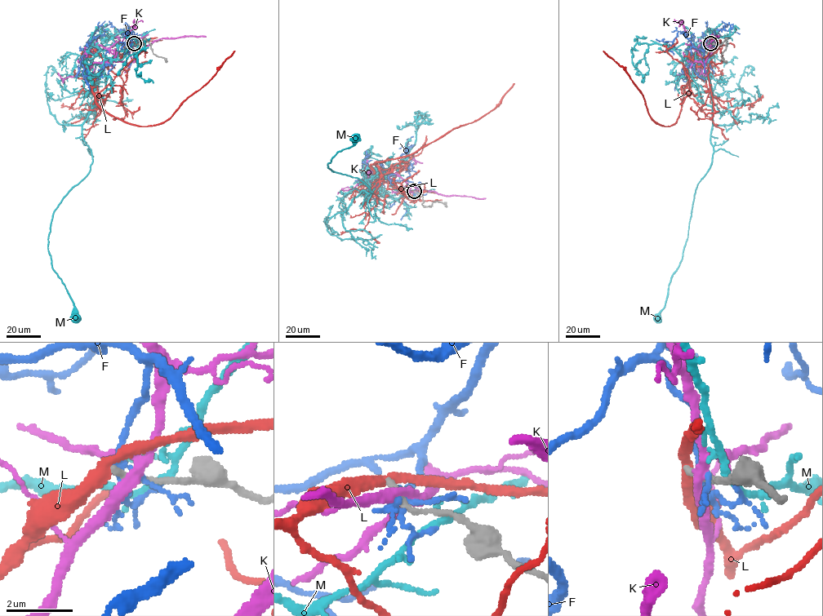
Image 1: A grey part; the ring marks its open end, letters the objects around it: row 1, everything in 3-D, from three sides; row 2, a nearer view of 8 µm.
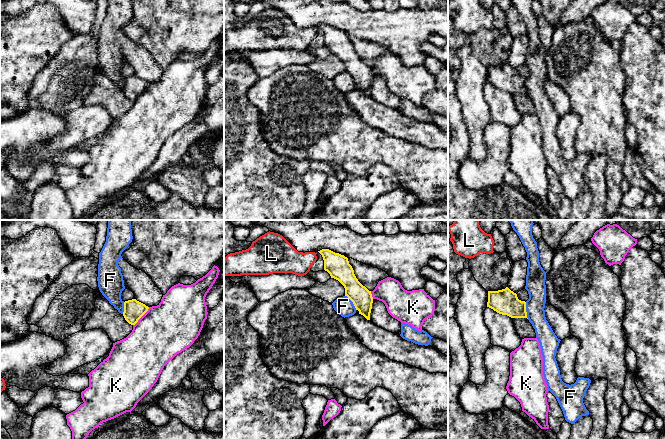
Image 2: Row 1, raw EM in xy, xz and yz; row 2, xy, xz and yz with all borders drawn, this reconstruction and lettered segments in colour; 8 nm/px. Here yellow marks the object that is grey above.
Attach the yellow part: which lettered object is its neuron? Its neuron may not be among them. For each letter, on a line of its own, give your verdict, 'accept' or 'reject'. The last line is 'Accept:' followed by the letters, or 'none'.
F: reject
K: reject
L: reject
M: reject
Accept: none

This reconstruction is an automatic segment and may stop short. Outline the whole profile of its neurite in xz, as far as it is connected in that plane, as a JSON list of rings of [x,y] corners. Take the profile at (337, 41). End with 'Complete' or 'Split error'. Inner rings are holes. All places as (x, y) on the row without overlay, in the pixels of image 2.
[[[329,25],[318,27],[324,36],[324,46],[331,54],[338,56],[345,64],[347,72],[354,80],[359,90],[370,96],[373,73],[371,67],[363,62],[354,50],[348,34]]]. Complete

